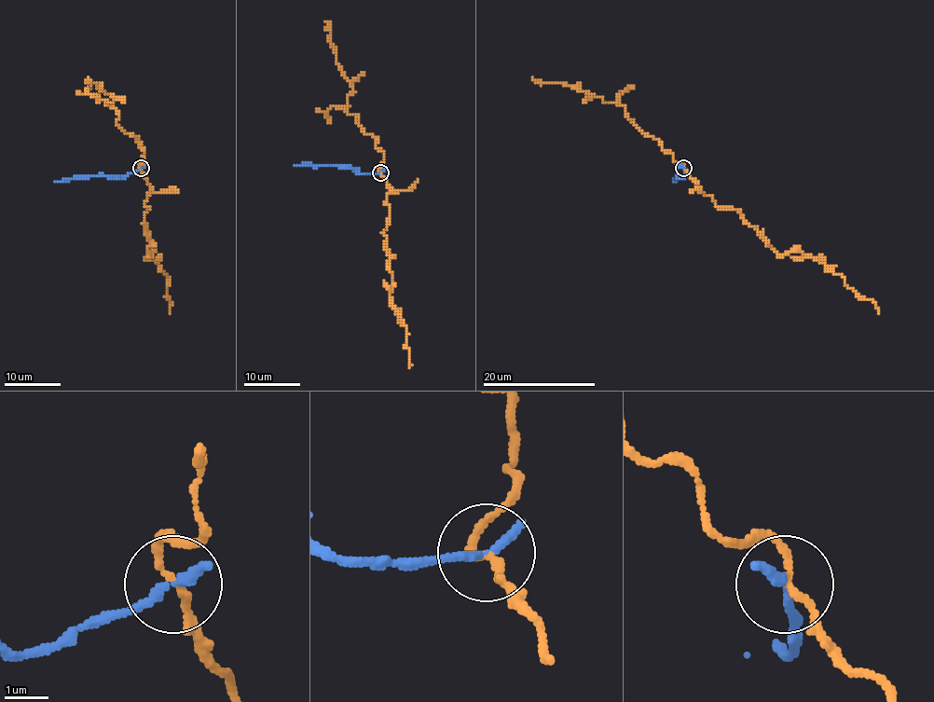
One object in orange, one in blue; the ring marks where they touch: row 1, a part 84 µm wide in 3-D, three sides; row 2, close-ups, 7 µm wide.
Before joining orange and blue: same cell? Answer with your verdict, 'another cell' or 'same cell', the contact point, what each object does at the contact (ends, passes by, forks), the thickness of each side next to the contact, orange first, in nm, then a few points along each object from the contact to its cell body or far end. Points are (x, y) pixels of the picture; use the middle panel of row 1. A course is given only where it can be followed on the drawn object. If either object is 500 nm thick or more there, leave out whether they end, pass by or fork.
another cell | (380, 172) | orange passes by | blue ends | 150/280 nm | orange via (380, 172), (391, 188), (385, 204), (391, 210), (385, 229), (391, 299), (408, 333), (410, 368) | blue via (380, 172), (293, 164)

